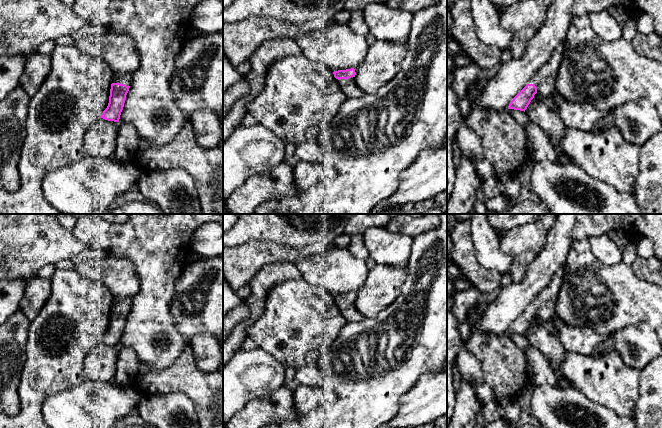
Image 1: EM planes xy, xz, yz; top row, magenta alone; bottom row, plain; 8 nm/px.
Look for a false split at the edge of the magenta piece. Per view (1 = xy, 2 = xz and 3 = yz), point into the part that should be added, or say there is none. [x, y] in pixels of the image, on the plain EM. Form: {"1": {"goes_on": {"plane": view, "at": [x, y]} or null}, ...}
{"1": {"goes_on": {"plane": "xy", "at": [126, 303]}}, "2": {"goes_on": {"plane": "xz", "at": [349, 311]}}, "3": {"goes_on": {"plane": "yz", "at": [544, 303]}}}

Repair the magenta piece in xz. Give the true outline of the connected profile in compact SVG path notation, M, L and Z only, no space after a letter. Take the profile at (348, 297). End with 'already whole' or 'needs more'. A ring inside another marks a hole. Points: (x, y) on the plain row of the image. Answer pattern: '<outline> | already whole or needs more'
M356 292L334 295L334 301L347 322L360 322L365 317L361 315L355 305Z | needs more

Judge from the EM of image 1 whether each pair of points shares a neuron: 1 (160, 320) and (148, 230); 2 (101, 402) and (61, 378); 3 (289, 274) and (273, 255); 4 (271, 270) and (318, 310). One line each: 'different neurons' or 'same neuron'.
1: same neuron
2: different neurons
3: different neurons
4: different neurons

